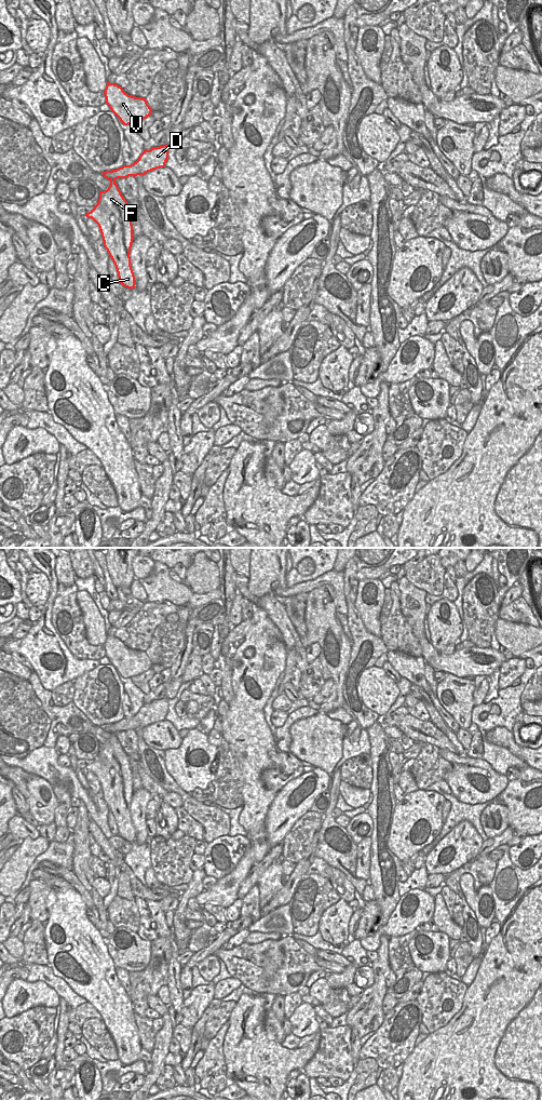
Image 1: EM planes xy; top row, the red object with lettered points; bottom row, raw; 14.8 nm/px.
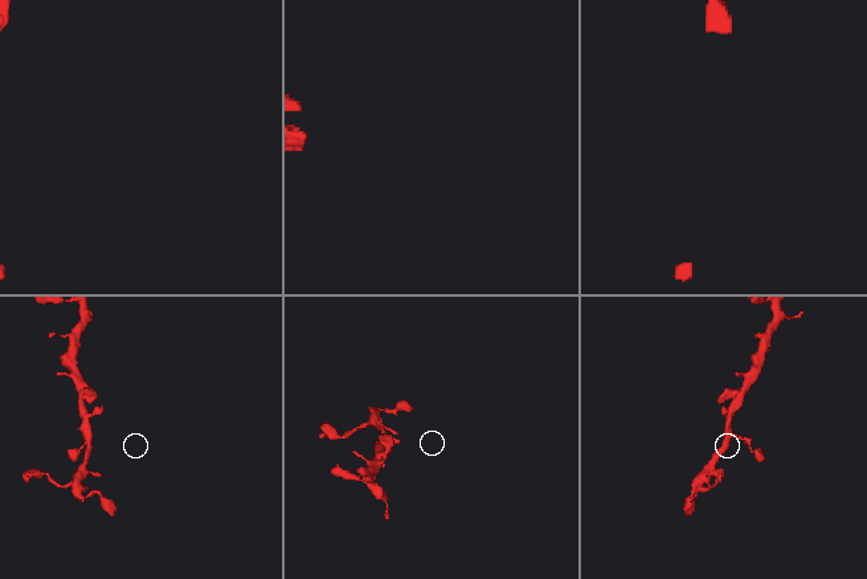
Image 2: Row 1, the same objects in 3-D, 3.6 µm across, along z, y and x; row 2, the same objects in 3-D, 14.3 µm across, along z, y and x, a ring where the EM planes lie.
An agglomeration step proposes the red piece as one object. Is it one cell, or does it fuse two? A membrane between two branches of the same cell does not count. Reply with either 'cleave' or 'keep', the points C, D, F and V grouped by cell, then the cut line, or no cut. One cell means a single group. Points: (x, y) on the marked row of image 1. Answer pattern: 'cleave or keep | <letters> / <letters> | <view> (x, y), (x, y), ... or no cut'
keep | C D F V | no cut

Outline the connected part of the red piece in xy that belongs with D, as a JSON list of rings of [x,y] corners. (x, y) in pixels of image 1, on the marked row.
[[[167,145],[144,150],[138,160],[131,165],[100,173],[110,180],[105,191],[99,191],[99,199],[94,209],[84,216],[92,218],[99,227],[104,246],[112,259],[119,283],[133,290],[135,276],[131,266],[131,247],[133,243],[133,225],[128,203],[122,196],[116,180],[128,176],[145,175],[153,170],[164,167],[168,159]]]

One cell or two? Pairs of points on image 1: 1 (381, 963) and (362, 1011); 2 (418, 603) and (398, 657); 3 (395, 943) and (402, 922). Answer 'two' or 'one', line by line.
1: one
2: two
3: two

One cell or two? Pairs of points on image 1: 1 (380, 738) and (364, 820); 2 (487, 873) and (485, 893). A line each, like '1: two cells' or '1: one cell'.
1: two cells
2: two cells

